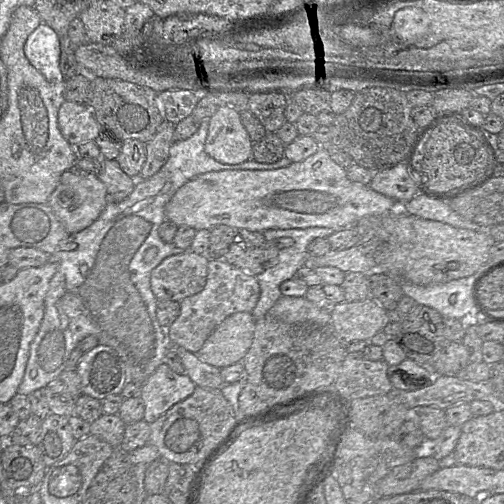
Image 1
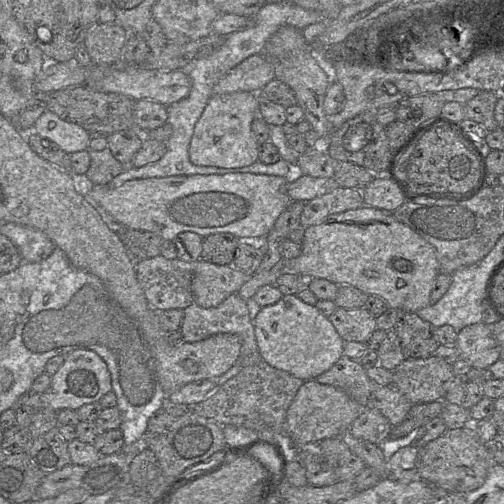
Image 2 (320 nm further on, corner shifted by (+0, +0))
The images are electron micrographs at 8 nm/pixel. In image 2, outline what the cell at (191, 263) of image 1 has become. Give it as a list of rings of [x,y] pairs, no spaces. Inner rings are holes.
[[[158,255],[136,261],[134,269],[146,299],[154,310],[184,309],[194,302],[194,262]]]

